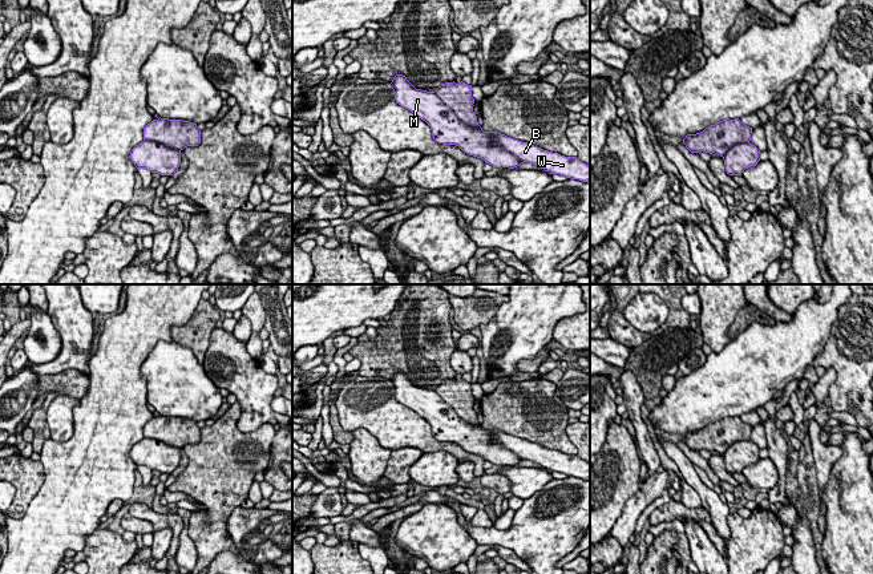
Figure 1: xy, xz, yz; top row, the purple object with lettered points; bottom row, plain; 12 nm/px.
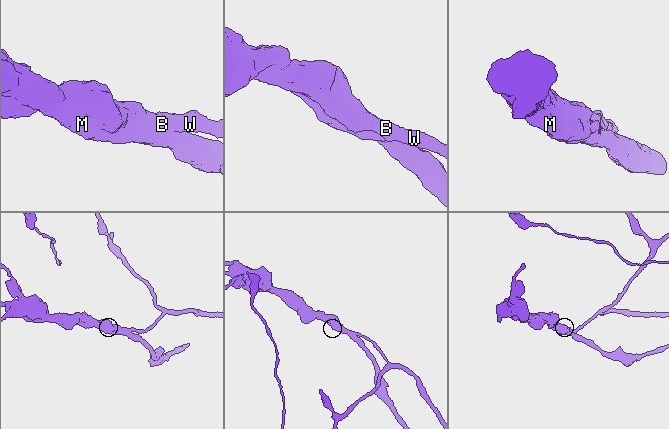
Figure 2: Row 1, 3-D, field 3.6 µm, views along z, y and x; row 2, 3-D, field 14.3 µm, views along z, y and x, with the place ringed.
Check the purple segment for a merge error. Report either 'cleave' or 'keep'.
cleave

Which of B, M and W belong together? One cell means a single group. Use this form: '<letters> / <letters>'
B W / M

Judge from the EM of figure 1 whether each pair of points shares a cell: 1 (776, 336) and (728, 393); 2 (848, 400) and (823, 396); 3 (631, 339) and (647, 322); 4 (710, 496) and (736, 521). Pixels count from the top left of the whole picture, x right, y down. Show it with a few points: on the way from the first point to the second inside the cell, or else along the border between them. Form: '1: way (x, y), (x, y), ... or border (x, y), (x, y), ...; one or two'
1: way (774, 354), (767, 368), (754, 368), (746, 376); one
2: border (833, 367), (836, 379), (829, 385), (828, 401); two
3: border (622, 310), (642, 331), (657, 330), (669, 315); two
4: border (728, 513), (730, 540), (727, 544); two

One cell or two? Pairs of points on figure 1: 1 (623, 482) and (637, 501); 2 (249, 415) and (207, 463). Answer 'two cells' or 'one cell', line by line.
1: two cells
2: two cells

